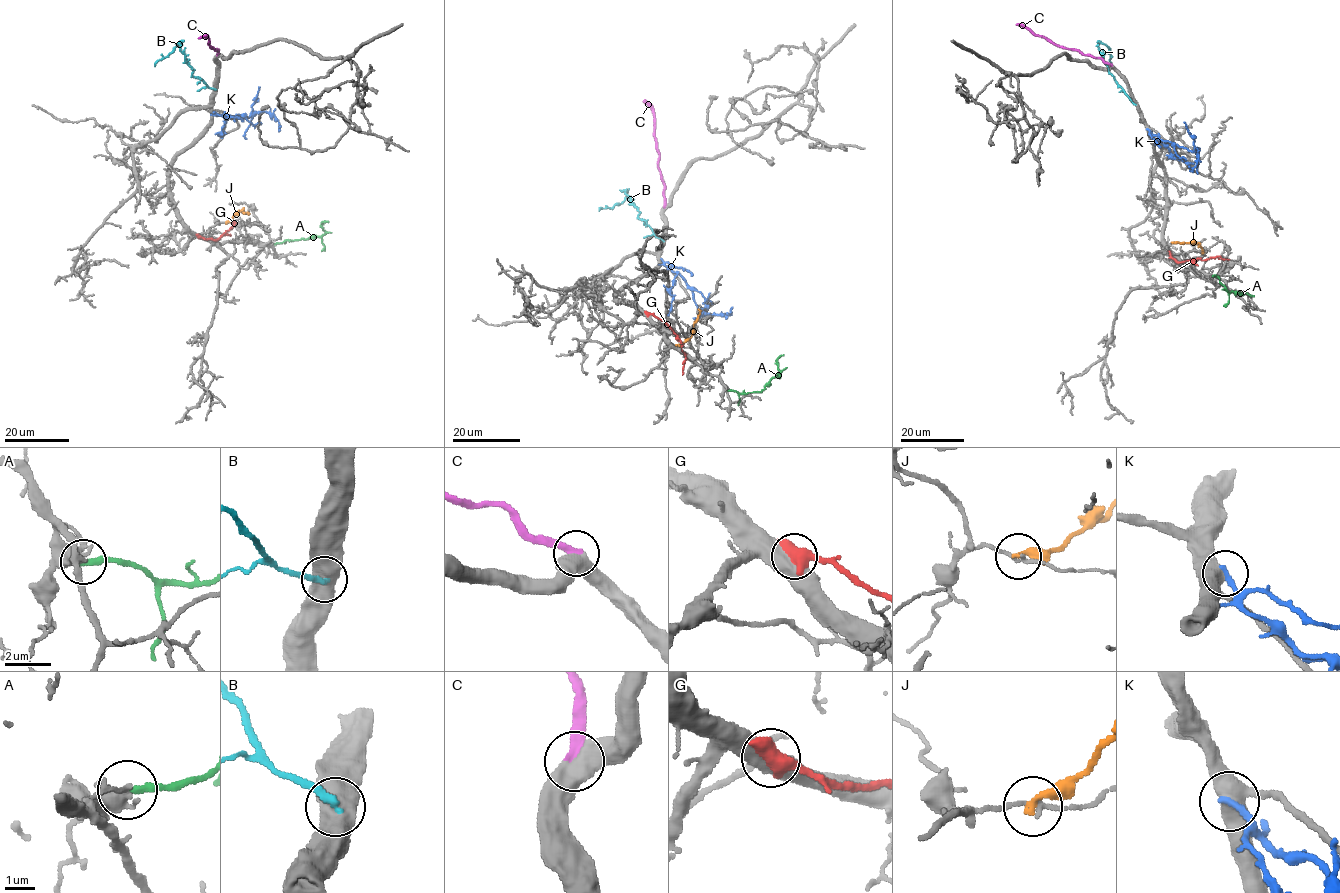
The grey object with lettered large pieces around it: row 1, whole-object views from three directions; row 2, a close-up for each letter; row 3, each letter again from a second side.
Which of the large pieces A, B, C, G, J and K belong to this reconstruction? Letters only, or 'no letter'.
C

